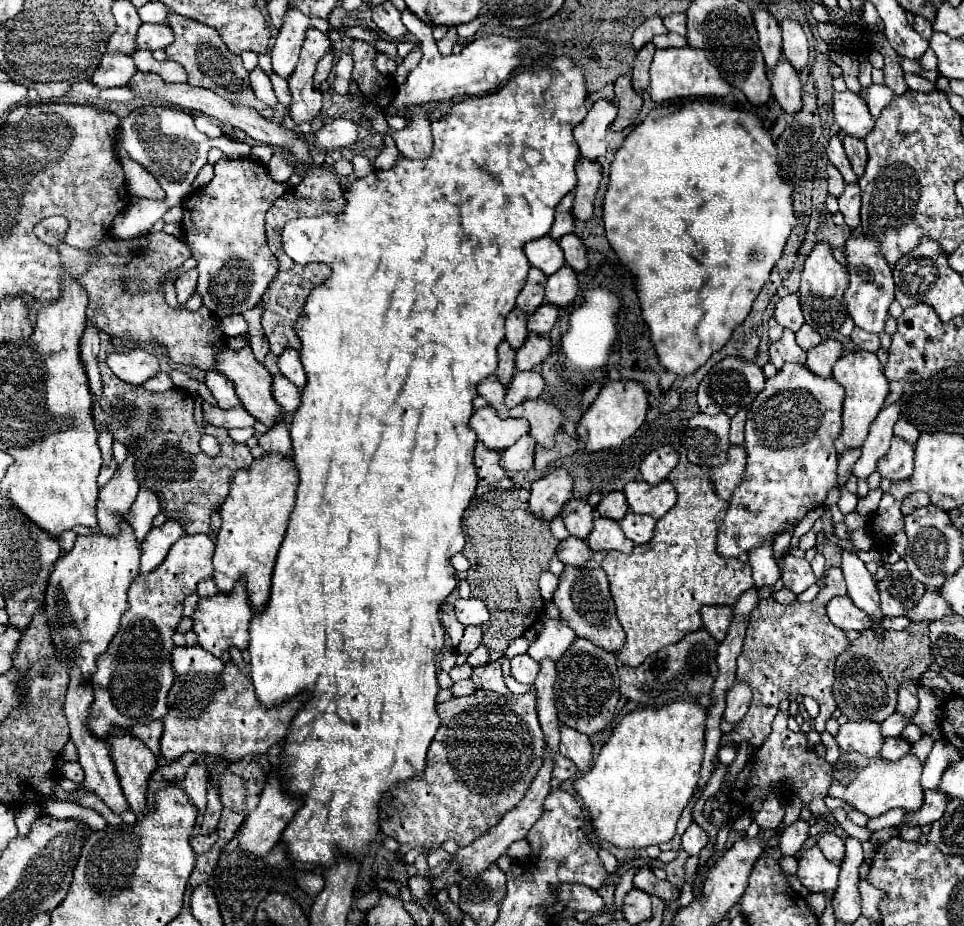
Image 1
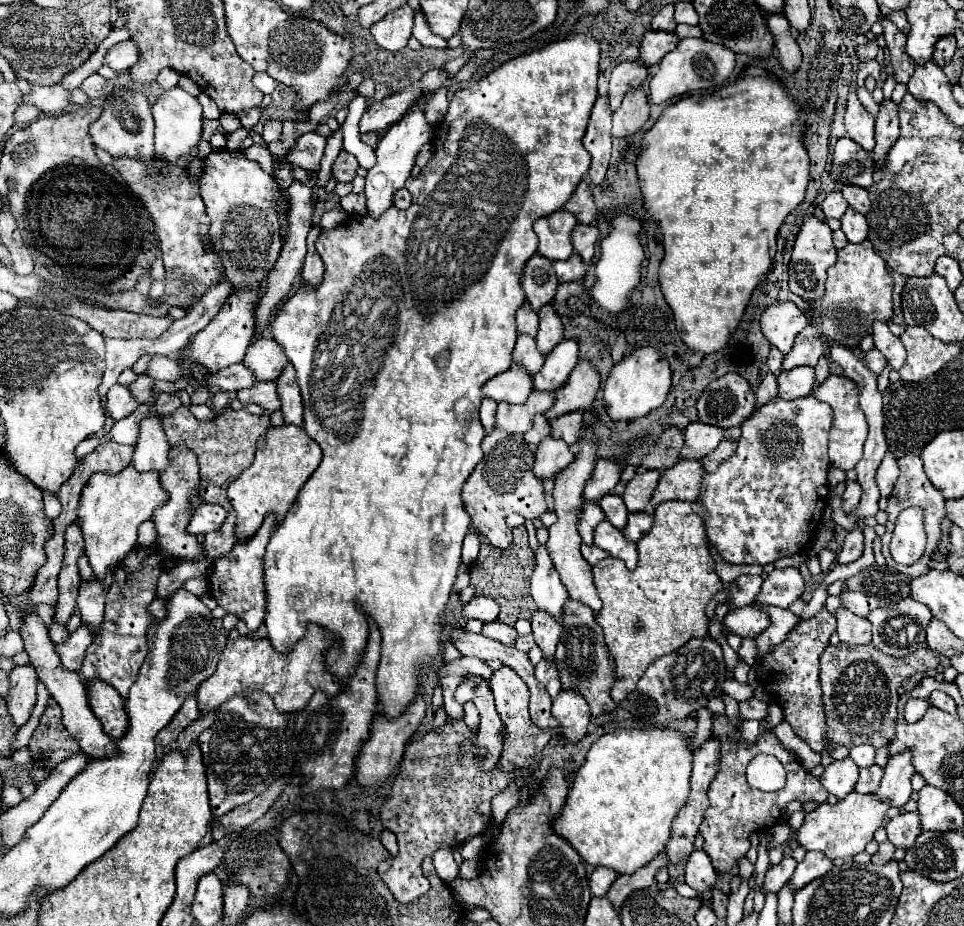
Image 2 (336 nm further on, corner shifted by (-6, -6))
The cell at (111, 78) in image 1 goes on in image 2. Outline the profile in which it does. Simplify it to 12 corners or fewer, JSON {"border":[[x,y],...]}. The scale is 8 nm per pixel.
{"border":[[61,83],[33,87],[23,103],[43,113],[61,113],[71,105],[71,89]]}

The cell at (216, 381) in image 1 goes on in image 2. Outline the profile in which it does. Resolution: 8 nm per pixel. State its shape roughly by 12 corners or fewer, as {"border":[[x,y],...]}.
{"border":[[257,381],[241,389],[243,405],[255,403],[273,413],[281,407],[273,381]]}

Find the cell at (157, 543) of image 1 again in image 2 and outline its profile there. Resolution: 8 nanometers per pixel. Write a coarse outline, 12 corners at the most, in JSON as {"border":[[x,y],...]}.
{"border":[[201,503],[187,533],[217,531],[227,517],[221,505]]}

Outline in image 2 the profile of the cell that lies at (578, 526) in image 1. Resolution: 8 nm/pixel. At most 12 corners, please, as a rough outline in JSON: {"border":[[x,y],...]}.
{"border":[[597,459],[585,483],[583,501],[599,503],[613,493],[621,467]]}

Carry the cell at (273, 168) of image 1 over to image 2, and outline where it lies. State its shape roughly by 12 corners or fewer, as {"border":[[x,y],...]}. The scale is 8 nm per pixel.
{"border":[[267,121],[261,137],[265,143],[281,139],[281,121]]}

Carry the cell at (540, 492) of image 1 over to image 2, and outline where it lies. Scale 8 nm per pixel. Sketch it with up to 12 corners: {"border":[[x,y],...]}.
{"border":[[547,437],[535,453],[533,473],[555,479],[575,455]]}

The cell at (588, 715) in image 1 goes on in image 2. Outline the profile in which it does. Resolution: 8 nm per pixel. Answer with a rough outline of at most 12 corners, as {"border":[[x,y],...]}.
{"border":[[567,601],[555,655],[561,685],[593,717],[617,707],[617,675],[593,611]]}

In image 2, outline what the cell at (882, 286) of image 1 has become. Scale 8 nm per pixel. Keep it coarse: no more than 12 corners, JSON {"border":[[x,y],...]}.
{"border":[[885,321],[873,323],[873,341],[893,369],[905,363],[905,347]]}

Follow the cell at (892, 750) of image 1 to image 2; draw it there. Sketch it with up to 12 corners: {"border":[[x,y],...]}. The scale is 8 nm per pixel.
{"border":[[883,767],[861,769],[855,791],[875,793]]}

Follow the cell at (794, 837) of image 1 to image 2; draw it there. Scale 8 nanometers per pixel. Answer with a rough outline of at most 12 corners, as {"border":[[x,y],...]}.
{"border":[[785,855],[769,867],[765,893],[777,893],[789,881],[797,861]]}

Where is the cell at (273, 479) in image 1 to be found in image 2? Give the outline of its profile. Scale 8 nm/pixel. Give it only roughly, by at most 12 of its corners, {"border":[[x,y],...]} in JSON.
{"border":[[269,427],[227,487],[237,541],[283,521],[319,467],[301,427]]}

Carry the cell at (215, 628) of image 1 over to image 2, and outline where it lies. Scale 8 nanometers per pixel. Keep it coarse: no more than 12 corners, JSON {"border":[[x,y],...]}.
{"border":[[259,531],[213,563],[209,593],[255,631],[265,617],[263,555]]}

